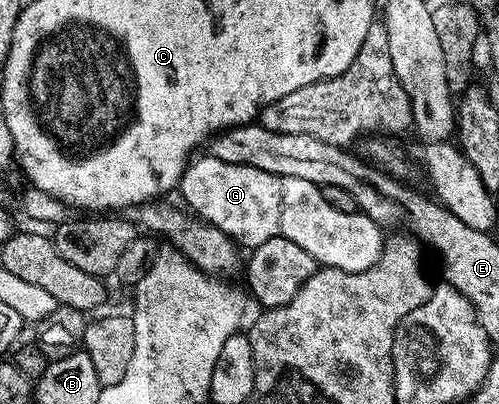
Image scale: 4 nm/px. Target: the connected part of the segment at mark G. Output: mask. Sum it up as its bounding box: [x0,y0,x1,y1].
[178,154,386,272]

